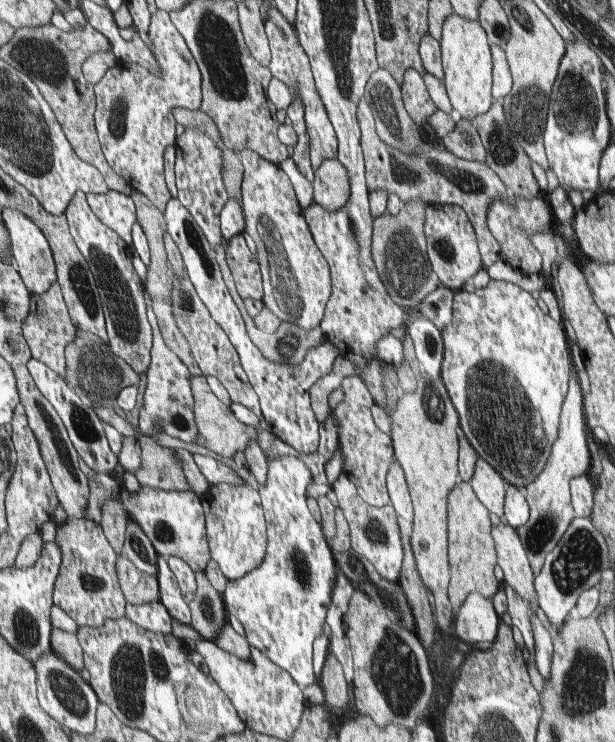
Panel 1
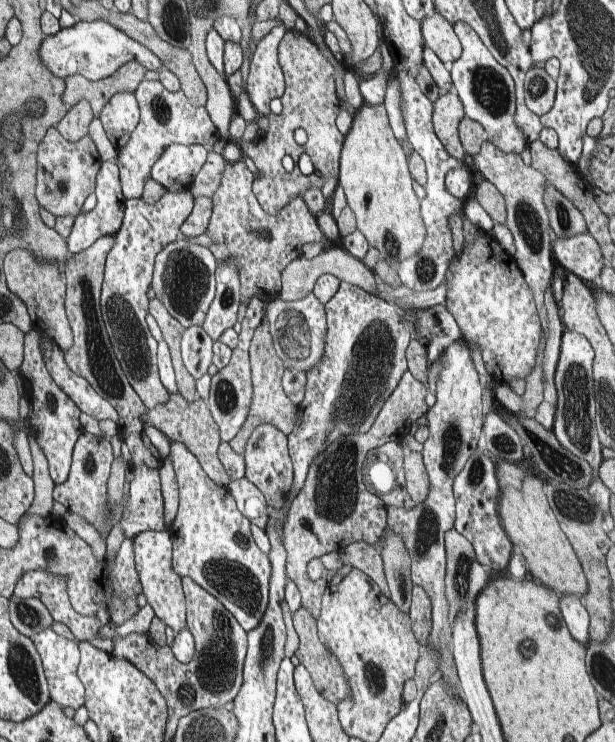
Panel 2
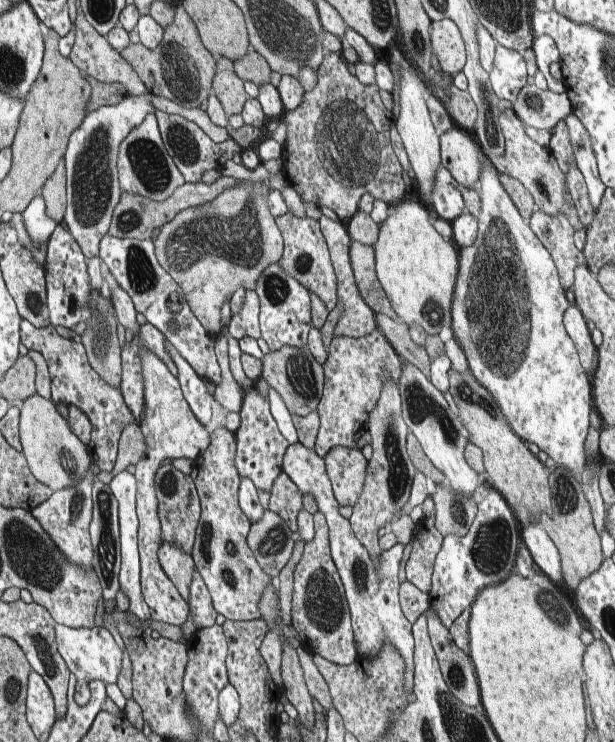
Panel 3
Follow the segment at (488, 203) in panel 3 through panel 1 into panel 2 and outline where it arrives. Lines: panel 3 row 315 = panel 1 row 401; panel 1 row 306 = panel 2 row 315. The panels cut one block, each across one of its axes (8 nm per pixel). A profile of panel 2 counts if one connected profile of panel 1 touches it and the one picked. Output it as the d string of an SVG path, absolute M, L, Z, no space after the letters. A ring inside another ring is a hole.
M478 231L460 256L454 256L445 276L449 295L445 306L454 316L462 337L482 354L484 366L498 383L508 385L514 378L525 378L536 367L542 328L536 302L524 274L490 233Z

